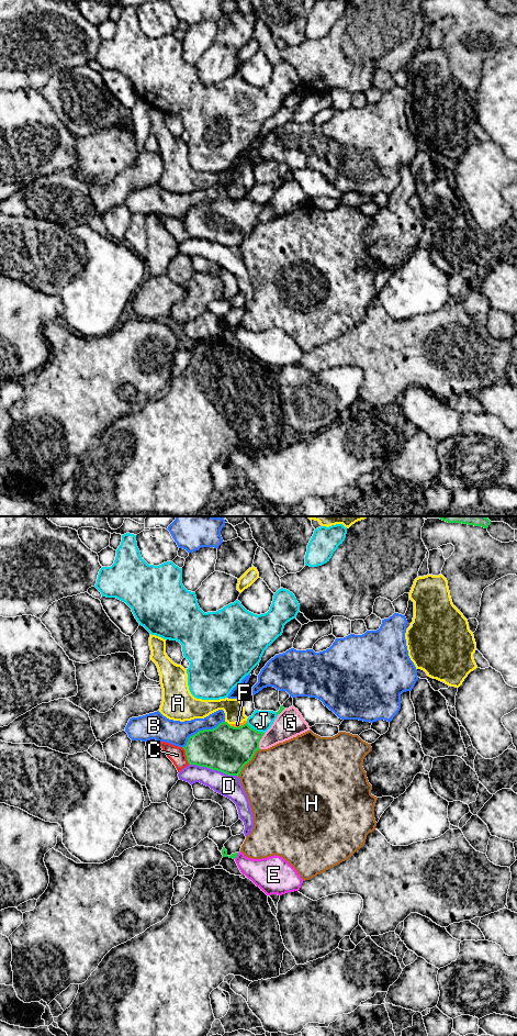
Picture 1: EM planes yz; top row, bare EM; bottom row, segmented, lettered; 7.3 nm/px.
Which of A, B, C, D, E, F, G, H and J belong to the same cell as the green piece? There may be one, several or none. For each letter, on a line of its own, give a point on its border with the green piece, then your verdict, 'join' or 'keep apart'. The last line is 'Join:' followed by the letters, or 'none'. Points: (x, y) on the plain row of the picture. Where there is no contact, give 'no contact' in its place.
A: yz (227, 196) | keep apart
B: yz (201, 203) | keep apart
C: yz (186, 227) | keep apart
D: yz (213, 242) | keep apart
E: yz (236, 329) | keep apart
F: yz (237, 200) | keep apart
G: yz (259, 213) | join
H: yz (247, 235) | keep apart
J: yz (255, 202) | keep apart
Join: G

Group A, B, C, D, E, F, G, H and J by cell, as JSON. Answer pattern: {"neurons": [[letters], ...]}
{"neurons": [["A", "F"], ["B"], ["C"], ["D", "E"], ["G"], ["H"], ["J"]]}

